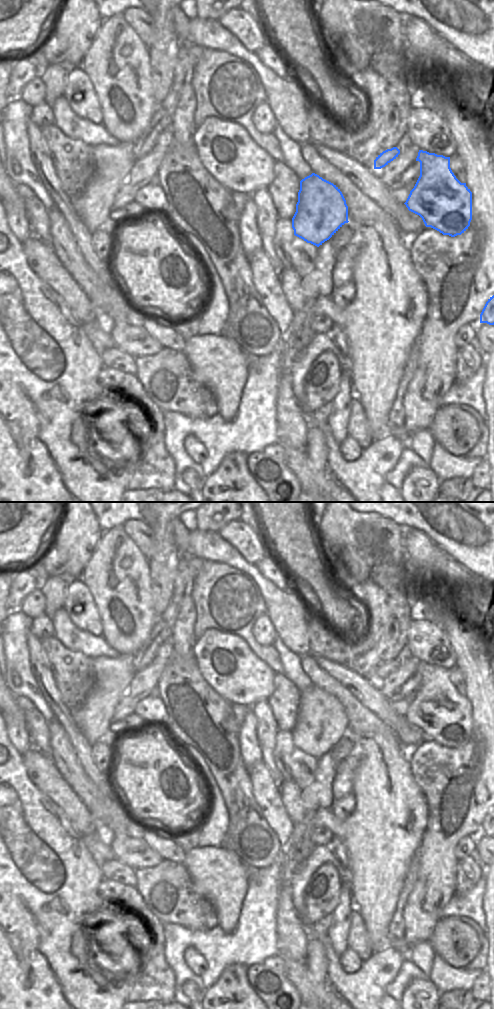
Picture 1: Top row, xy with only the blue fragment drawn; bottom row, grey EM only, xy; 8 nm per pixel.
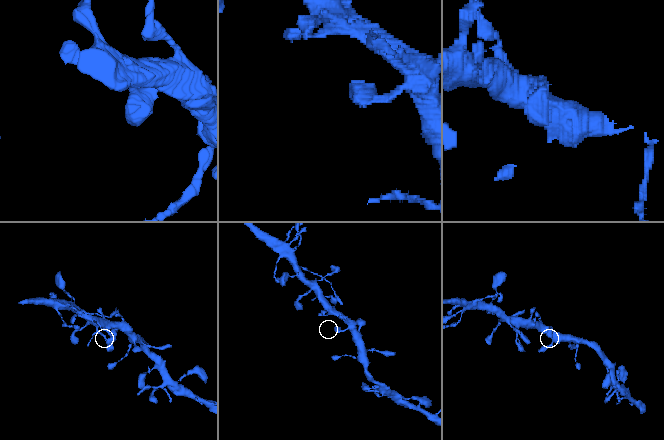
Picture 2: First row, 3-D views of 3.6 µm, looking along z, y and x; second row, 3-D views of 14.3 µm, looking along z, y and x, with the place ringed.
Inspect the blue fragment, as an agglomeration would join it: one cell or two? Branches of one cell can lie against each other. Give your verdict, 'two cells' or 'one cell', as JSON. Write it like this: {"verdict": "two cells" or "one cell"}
{"verdict": "one cell"}

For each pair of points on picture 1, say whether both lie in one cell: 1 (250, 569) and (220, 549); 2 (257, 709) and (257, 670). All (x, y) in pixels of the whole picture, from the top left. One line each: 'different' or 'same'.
1: same
2: different

